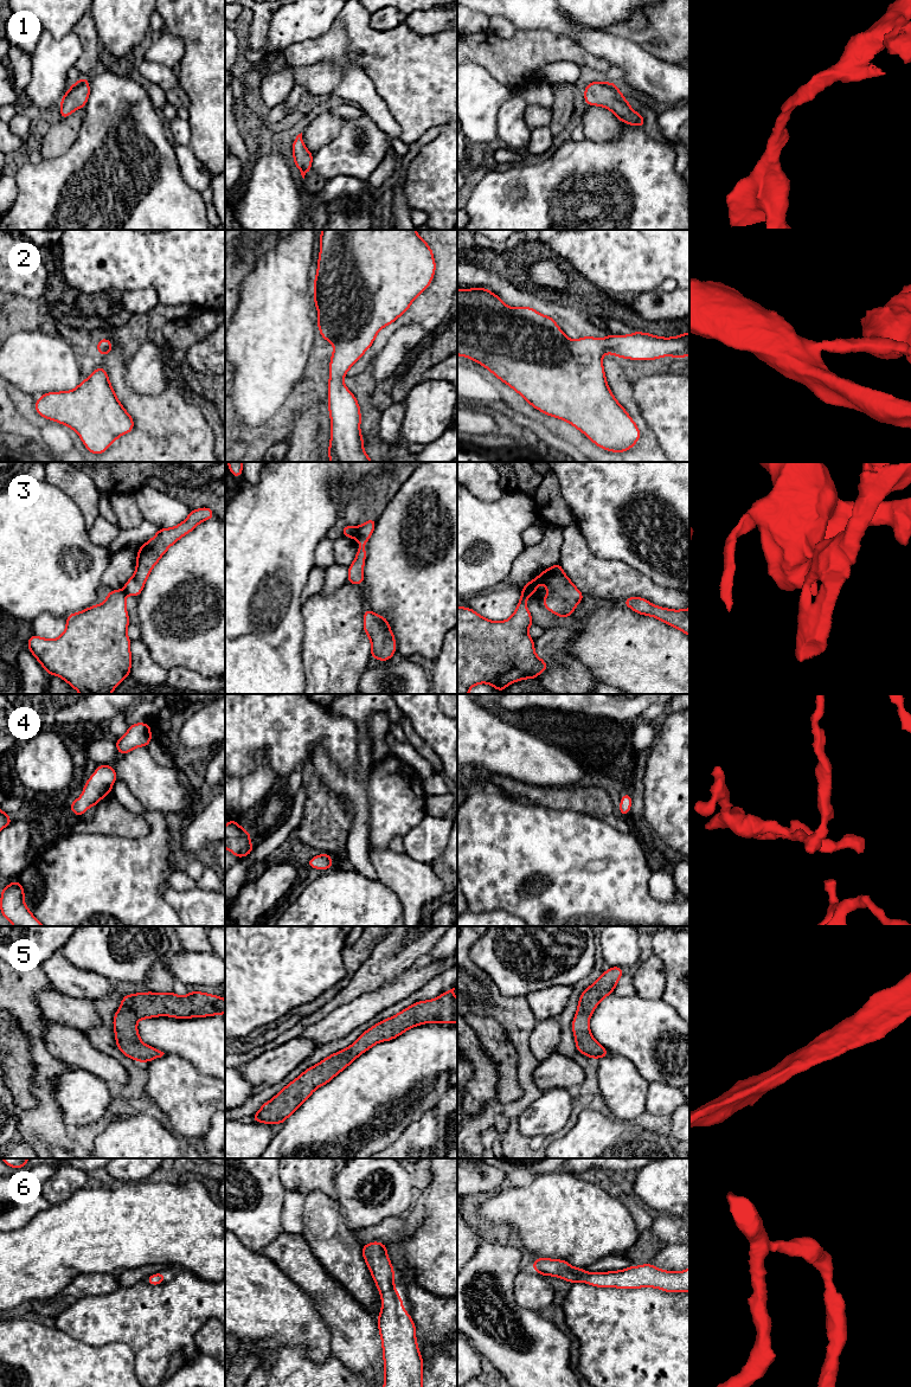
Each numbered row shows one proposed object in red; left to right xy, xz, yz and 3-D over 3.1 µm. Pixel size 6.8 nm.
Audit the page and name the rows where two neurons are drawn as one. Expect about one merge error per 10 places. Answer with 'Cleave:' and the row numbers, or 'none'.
Cleave: 3

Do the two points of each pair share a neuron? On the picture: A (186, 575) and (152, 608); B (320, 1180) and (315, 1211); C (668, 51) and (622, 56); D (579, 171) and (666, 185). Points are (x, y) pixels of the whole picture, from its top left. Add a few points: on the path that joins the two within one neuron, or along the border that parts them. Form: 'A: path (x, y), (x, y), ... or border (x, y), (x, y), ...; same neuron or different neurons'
A: path (178, 583), (160, 601); same neuron
B: border (305, 1194), (322, 1192), (338, 1204); different neurons
C: border (627, 39), (639, 44), (655, 56), (677, 64); different neurons
D: path (601, 182), (645, 185); same neuron

